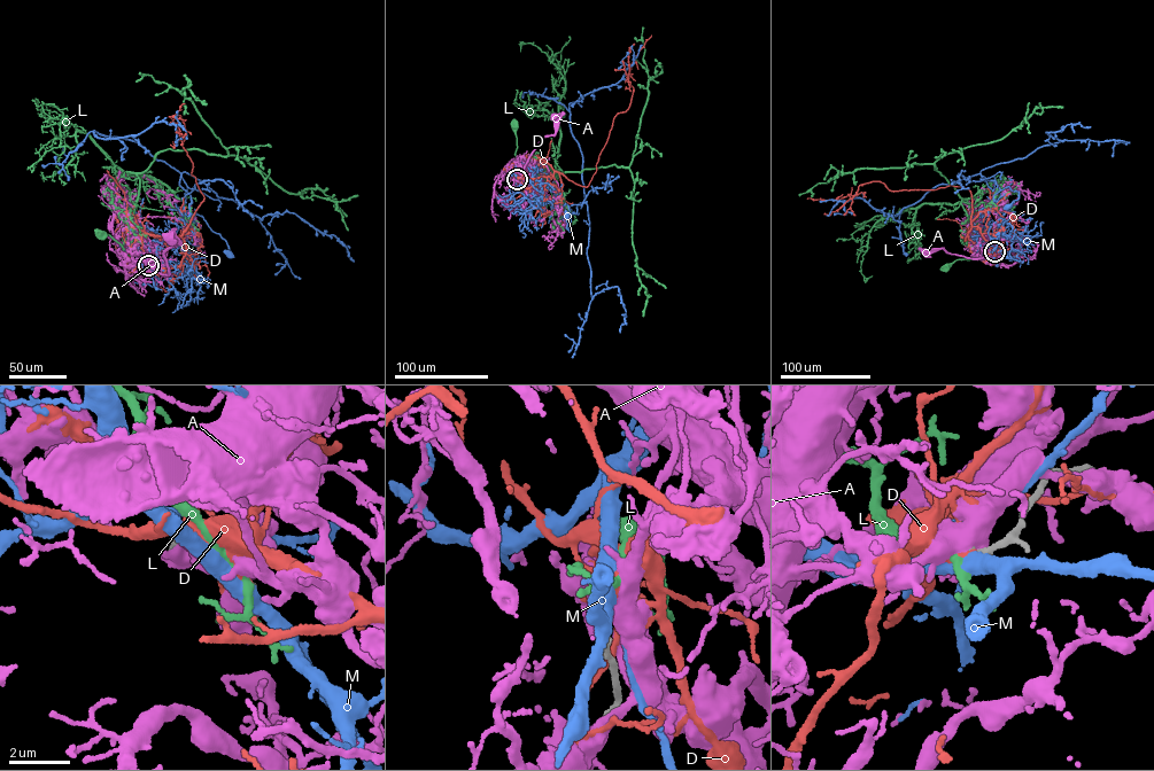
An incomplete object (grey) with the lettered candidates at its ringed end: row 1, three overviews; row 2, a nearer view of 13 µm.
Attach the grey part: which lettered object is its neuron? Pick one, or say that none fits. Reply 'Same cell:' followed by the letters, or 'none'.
Same cell: L

